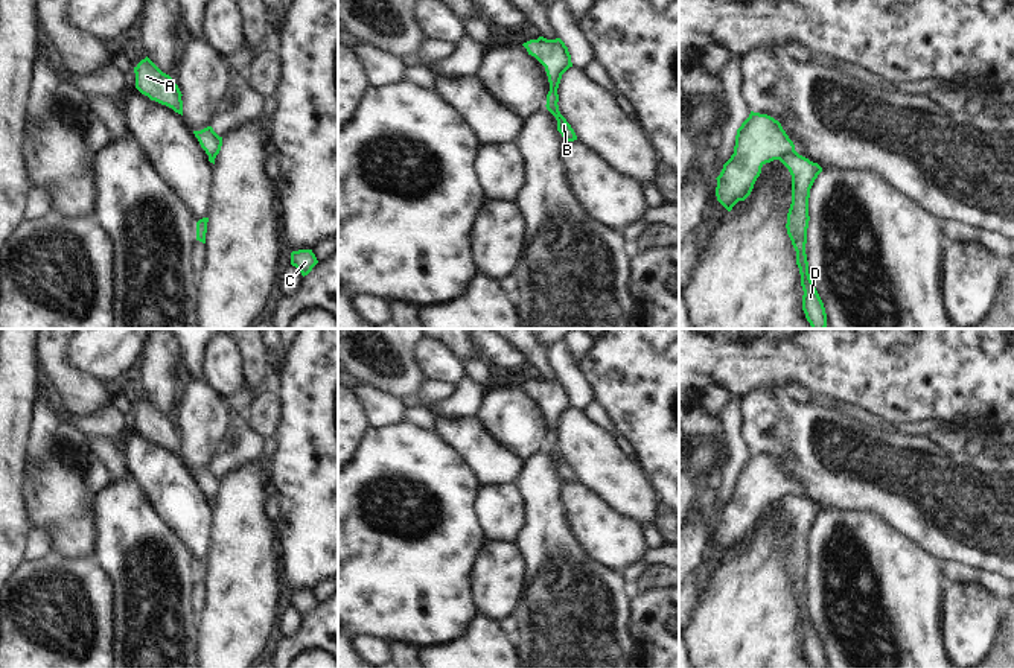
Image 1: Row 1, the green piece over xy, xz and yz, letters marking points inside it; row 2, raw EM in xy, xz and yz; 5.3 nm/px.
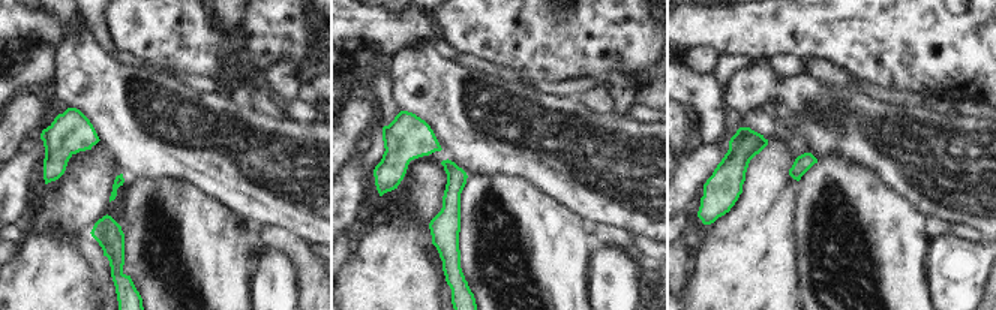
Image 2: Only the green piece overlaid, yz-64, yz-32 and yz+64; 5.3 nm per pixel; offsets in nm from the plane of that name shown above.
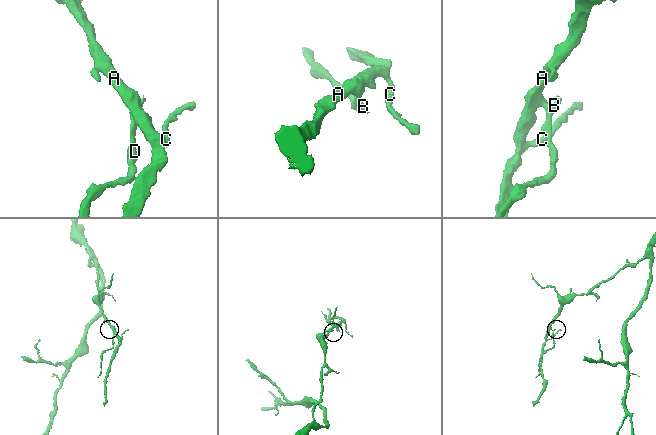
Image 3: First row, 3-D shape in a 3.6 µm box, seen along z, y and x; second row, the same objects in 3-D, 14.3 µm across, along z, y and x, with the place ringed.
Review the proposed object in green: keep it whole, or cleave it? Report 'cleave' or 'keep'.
cleave

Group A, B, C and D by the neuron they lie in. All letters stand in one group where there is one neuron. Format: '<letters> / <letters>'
A C / B D

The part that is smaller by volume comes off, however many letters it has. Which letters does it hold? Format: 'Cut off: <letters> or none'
Cut off: B, D

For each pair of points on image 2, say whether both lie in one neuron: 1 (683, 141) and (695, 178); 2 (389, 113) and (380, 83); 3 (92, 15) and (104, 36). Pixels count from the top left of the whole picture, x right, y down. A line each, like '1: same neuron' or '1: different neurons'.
1: different neurons
2: same neuron
3: same neuron

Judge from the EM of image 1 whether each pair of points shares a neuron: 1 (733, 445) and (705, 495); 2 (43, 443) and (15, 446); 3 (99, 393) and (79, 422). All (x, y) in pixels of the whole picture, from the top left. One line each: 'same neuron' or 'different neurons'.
1: different neurons
2: different neurons
3: different neurons

